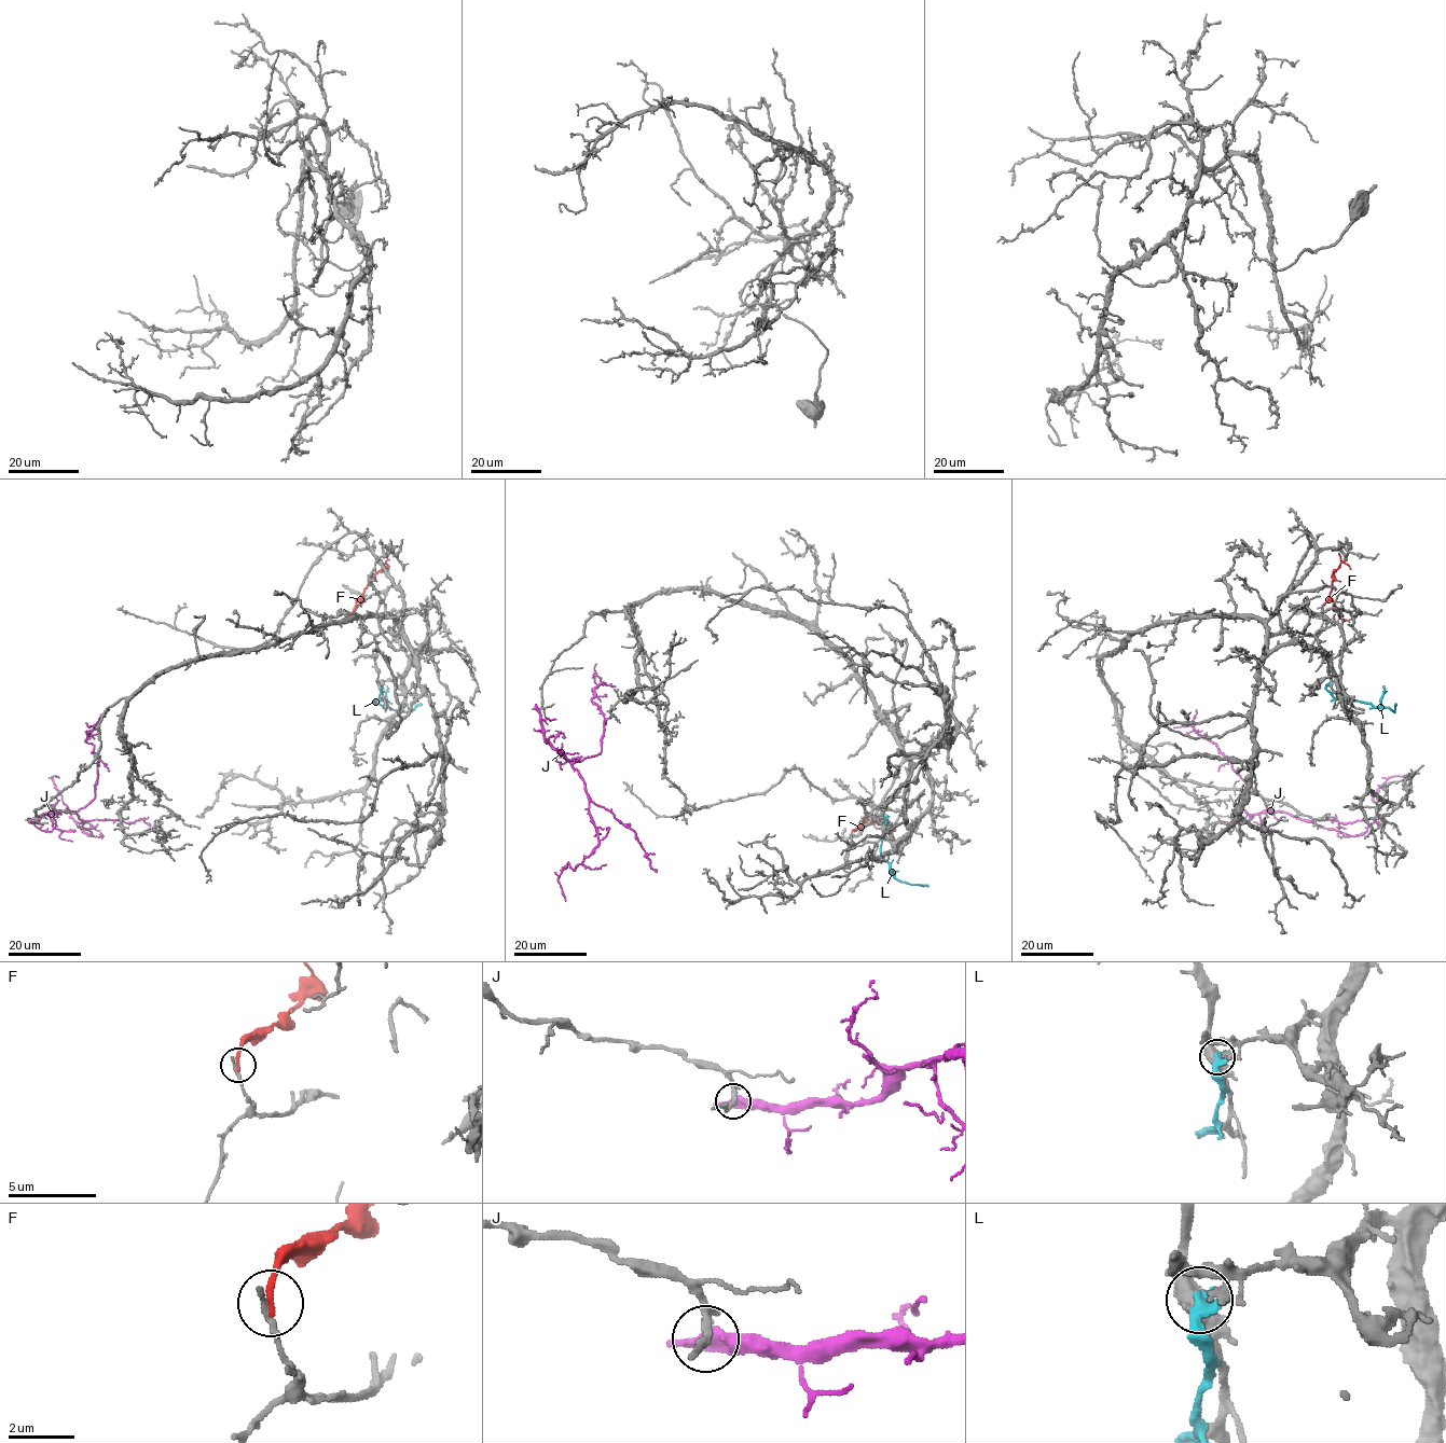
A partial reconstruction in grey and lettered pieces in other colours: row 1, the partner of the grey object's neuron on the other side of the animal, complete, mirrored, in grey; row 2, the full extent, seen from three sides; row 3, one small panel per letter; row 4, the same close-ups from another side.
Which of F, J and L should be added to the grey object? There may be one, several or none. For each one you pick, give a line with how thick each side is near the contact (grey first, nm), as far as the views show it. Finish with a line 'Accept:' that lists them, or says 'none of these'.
Accept: none of these

